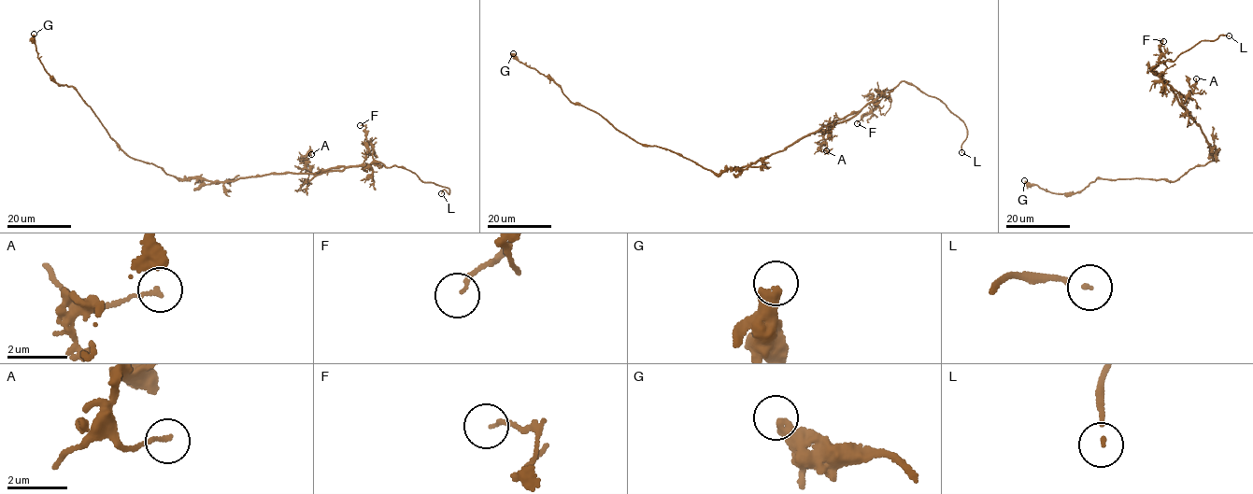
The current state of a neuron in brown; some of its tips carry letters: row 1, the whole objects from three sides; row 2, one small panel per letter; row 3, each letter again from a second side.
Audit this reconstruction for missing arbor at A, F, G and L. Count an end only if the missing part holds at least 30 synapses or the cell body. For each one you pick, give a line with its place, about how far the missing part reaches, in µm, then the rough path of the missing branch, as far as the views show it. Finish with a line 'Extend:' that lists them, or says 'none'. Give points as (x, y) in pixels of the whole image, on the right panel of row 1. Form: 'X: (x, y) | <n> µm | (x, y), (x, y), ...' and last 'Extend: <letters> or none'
L: (1229, 35) | 8 µm | (1229, 35), (1246, 29)
Extend: L

